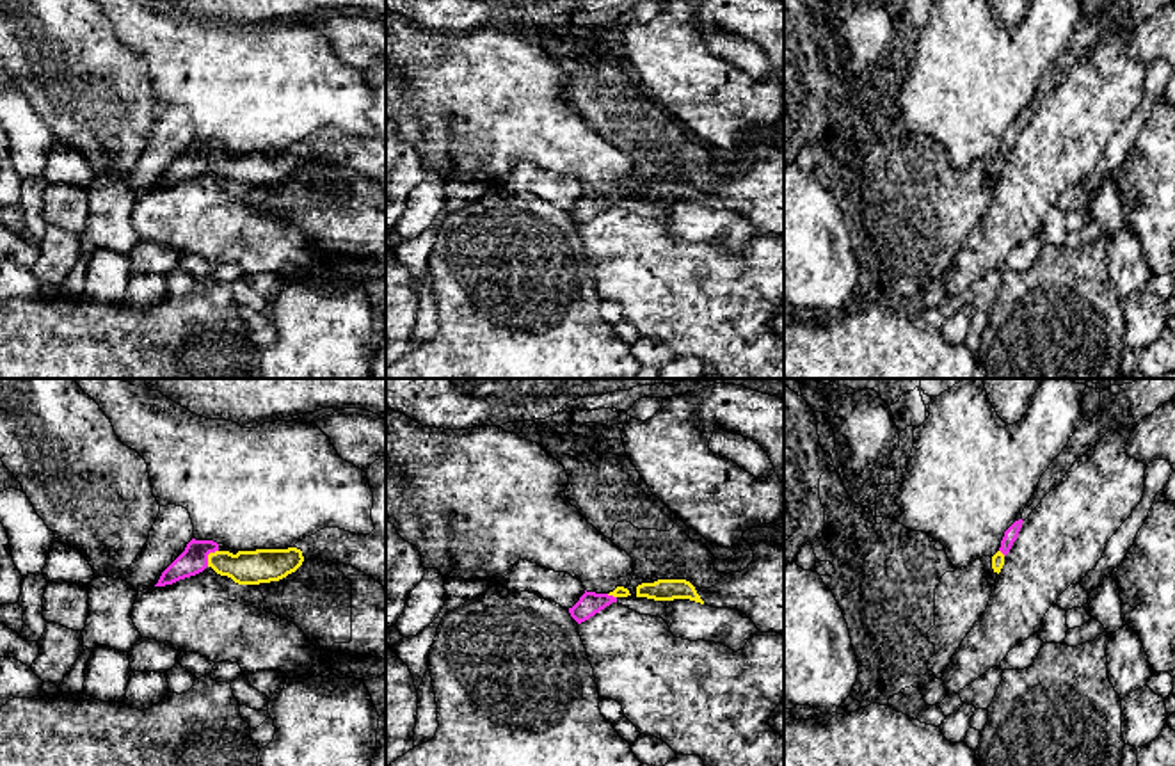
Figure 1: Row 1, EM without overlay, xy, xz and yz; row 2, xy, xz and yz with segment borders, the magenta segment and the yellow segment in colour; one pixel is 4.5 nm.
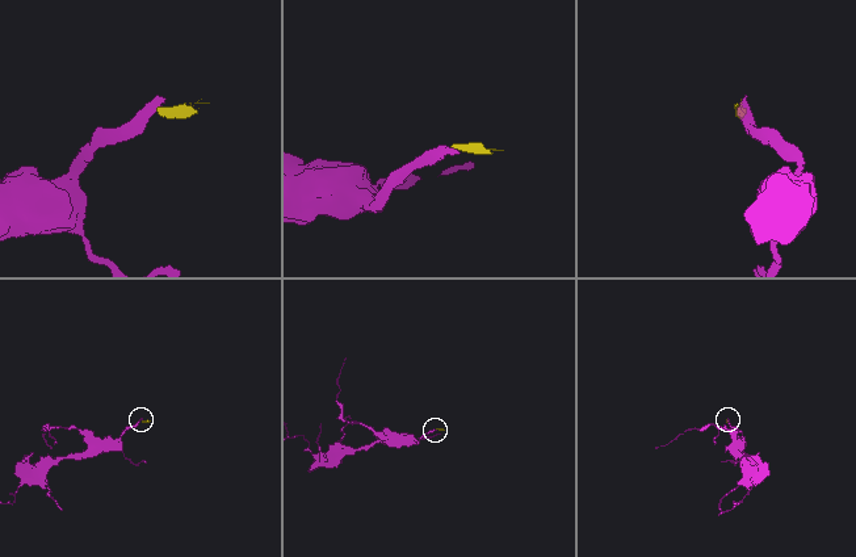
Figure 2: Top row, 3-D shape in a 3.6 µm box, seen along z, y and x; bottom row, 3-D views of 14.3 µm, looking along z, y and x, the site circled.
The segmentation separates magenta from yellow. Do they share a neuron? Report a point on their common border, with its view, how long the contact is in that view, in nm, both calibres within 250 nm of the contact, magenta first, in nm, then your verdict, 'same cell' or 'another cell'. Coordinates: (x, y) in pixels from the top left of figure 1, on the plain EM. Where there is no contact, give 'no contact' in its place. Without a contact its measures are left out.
contact xy (207, 159); length 90 nm; calibres 120 and 160 nm; same cell

